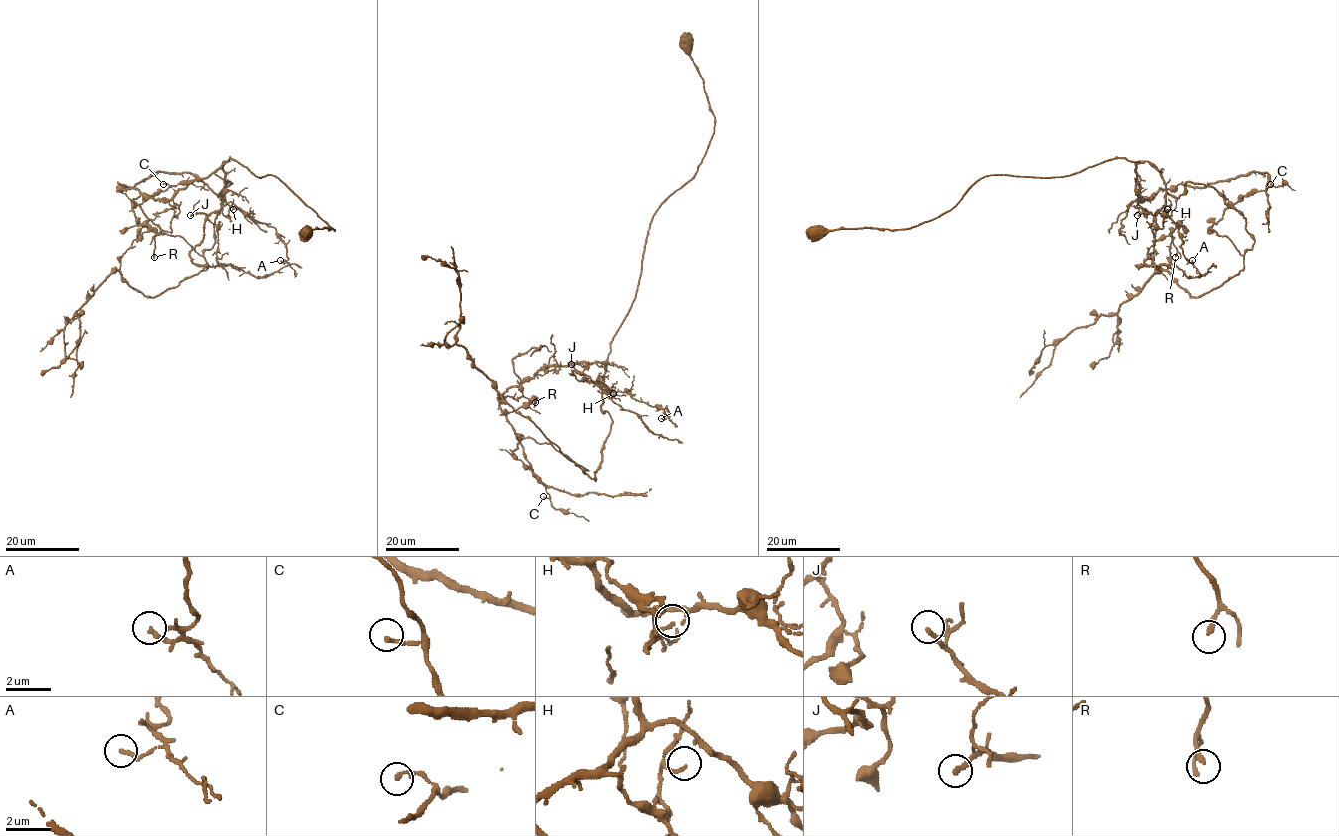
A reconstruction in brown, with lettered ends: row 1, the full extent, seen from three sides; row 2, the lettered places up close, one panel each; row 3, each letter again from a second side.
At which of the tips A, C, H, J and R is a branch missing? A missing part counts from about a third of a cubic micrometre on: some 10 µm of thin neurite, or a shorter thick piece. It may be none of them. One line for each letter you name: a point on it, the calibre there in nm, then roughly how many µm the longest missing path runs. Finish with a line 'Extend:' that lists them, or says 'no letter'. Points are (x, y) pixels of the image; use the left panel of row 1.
J: at (190, 215); 240 nm thick; about 15 µm are missing
Extend: J

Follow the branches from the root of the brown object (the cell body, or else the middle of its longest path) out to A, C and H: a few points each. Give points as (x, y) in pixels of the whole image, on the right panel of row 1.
A: (1192, 183), (1187, 182), (1177, 198), (1167, 194), (1165, 202), (1165, 212), (1180, 226), (1182, 254), (1192, 260)
C: (1192, 183), (1211, 186), (1245, 219), (1254, 244), (1241, 255), (1211, 227), (1243, 196), (1270, 184)
H: (1192, 183), (1187, 182), (1177, 198), (1167, 194), (1157, 211), (1169, 217), (1171, 211), (1167, 209)

